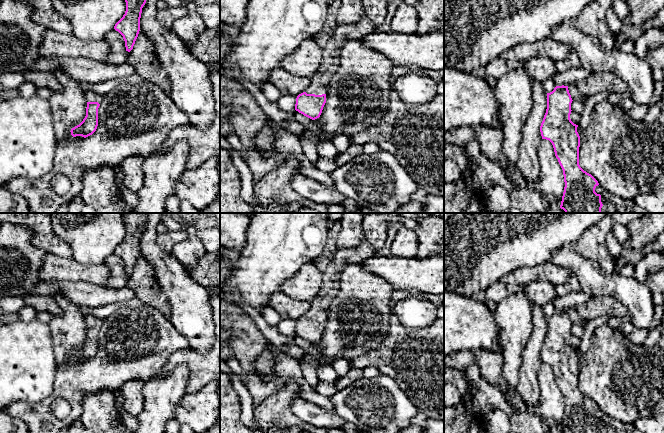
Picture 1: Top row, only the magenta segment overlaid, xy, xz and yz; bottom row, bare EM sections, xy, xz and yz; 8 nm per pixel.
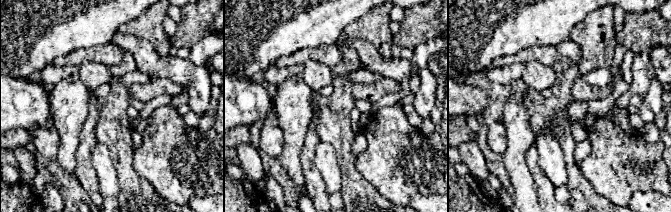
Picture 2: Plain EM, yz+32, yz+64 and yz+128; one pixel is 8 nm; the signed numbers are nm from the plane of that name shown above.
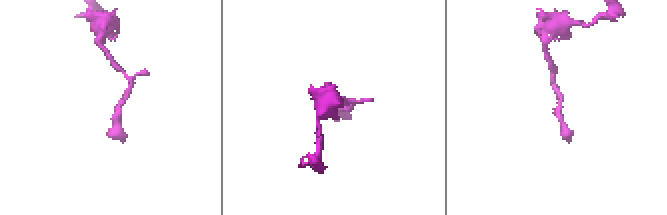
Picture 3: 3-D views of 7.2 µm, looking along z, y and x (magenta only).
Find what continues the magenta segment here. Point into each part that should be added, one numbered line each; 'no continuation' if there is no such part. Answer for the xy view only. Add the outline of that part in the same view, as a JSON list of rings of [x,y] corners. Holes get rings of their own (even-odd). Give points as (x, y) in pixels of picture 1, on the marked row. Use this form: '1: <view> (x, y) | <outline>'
1: xy (91, 96) | [[[91,90],[85,91],[85,98],[86,102],[102,102],[102,95]]]

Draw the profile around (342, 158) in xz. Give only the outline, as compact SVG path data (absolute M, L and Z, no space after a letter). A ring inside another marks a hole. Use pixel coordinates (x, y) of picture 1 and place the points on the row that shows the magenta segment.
M352 145L344 152L338 153L338 155L335 157L337 167L346 164L348 161L362 154L362 150L363 150L363 146Z

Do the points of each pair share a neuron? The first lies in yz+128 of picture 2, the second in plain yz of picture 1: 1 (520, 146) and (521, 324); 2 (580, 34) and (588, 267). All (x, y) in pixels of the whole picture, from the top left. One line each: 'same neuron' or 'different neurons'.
1: same neuron
2: different neurons

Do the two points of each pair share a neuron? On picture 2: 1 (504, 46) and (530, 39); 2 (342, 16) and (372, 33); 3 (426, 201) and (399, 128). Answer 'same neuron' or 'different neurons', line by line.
1: same neuron
2: different neurons
3: different neurons

